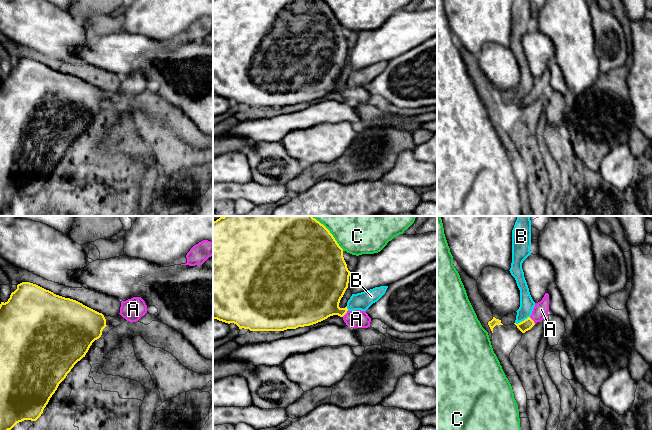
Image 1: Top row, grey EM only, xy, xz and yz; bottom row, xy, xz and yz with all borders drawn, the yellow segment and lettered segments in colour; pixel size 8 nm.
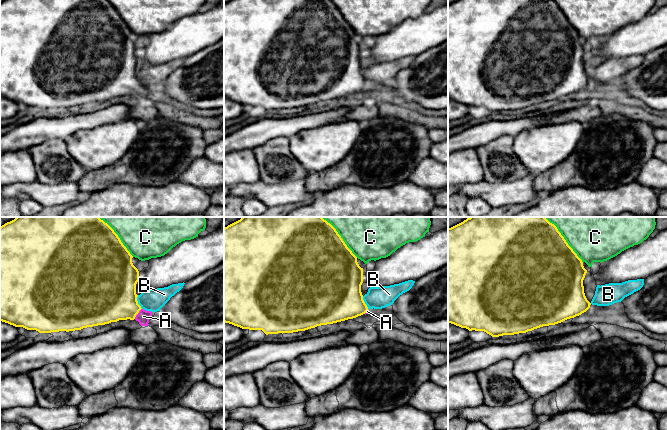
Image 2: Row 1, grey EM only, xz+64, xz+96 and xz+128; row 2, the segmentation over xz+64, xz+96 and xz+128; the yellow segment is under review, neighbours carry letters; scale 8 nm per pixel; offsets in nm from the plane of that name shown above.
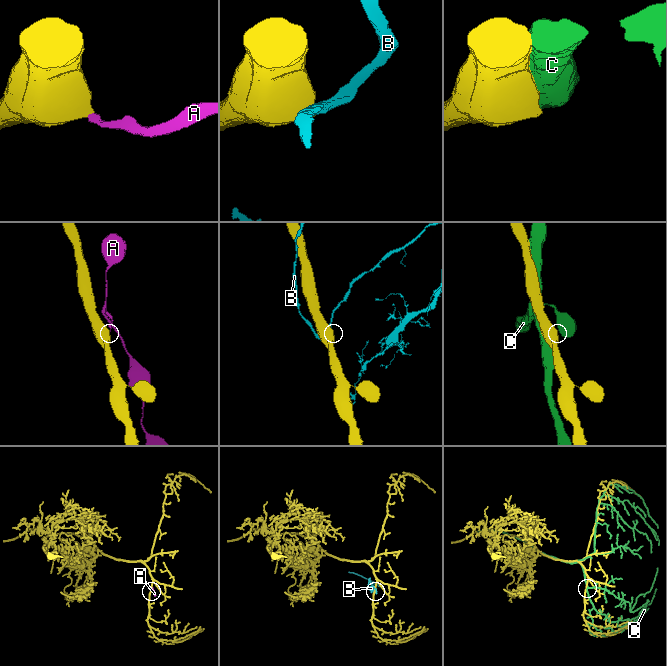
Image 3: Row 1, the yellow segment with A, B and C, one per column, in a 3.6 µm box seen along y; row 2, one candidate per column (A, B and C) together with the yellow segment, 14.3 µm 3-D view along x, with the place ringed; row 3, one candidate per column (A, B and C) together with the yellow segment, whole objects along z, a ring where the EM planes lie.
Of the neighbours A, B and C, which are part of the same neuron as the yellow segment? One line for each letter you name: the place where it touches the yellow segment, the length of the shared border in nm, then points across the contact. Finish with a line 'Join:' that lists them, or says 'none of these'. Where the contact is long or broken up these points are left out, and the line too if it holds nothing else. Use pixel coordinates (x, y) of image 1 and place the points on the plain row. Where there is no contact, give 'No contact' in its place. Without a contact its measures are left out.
A: Touches yellow at yz (532, 96). Shared border 80 nm. Path across: yz (527, 100), (532, 96), (541, 85)
Join: A

